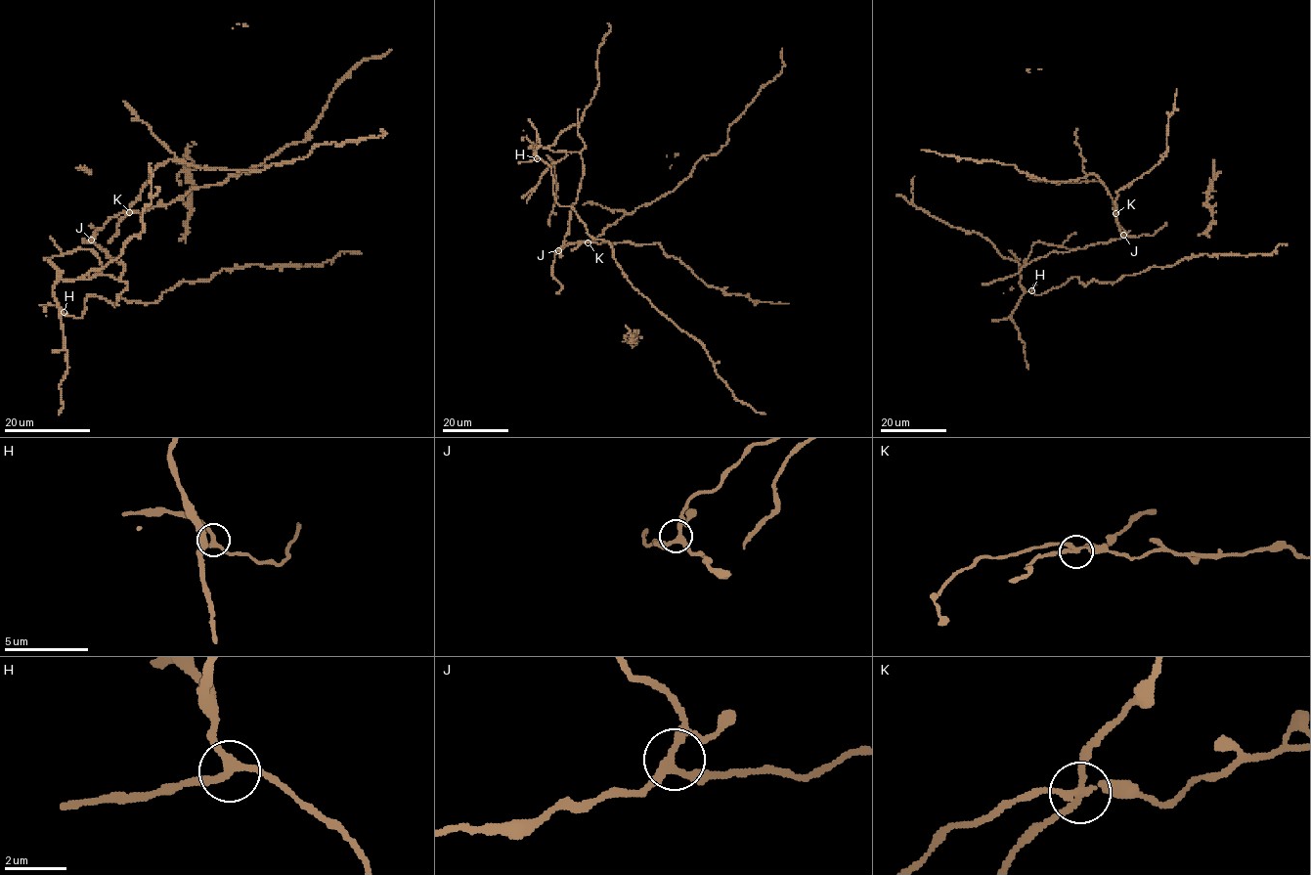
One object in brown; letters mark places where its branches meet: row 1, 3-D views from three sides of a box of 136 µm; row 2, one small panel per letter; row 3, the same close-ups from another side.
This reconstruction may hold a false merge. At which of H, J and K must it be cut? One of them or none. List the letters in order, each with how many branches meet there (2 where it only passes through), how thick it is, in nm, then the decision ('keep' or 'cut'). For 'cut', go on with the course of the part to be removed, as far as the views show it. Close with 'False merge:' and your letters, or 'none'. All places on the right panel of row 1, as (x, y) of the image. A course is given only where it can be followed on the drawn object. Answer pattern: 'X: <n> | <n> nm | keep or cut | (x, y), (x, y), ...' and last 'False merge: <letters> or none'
H: 3 | 240 nm | keep
J: 3 | 240 nm | keep
K: 4 | 220 nm | cut | (1115, 213), (1110, 194), (1093, 173), (1078, 180), (1048, 182), (1019, 171), (1014, 165), (977, 161), (921, 151)
False merge: K

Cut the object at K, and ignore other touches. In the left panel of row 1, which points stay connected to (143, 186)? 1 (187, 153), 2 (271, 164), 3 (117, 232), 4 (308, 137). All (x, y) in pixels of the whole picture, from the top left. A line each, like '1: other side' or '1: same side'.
1: other side
2: same side
3: same side
4: other side

